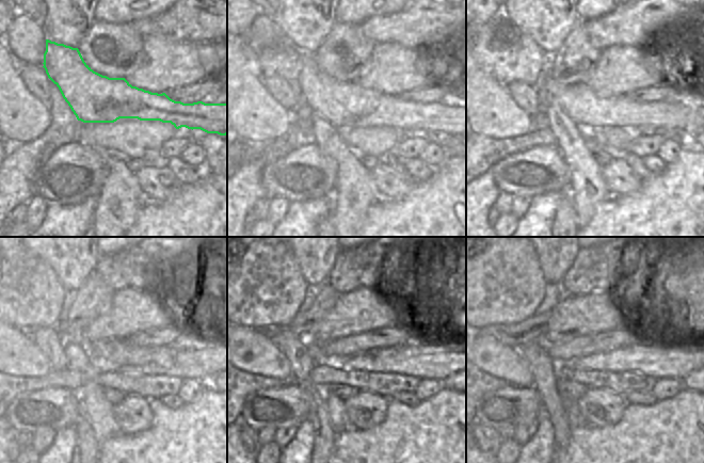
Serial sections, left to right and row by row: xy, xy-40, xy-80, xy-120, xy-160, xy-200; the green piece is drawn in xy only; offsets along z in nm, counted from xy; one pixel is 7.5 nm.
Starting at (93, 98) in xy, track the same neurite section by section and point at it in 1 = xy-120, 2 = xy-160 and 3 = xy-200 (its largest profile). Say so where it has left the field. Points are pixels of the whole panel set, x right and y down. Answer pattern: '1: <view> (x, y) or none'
1: xy-120 (110, 349)
2: xy-160 (440, 369)
3: xy-200 (678, 368)

